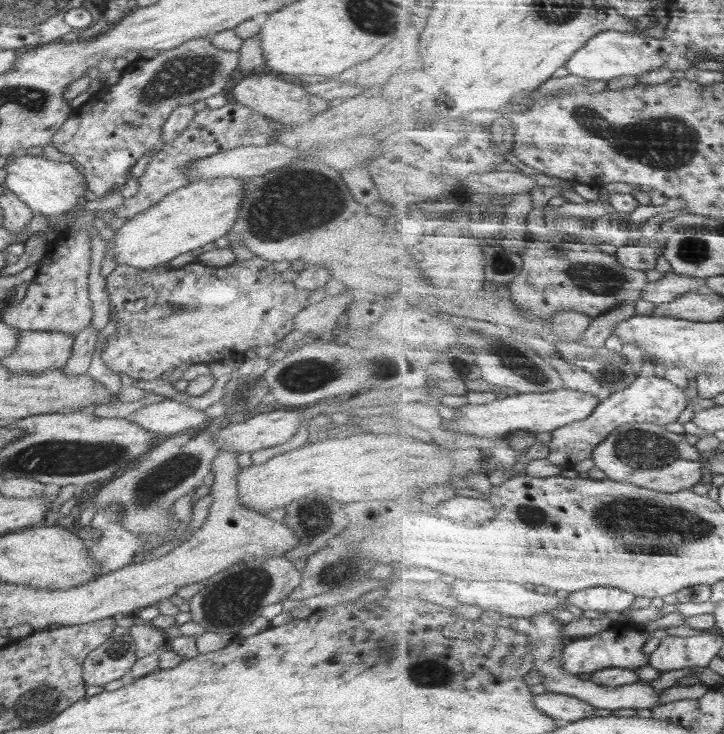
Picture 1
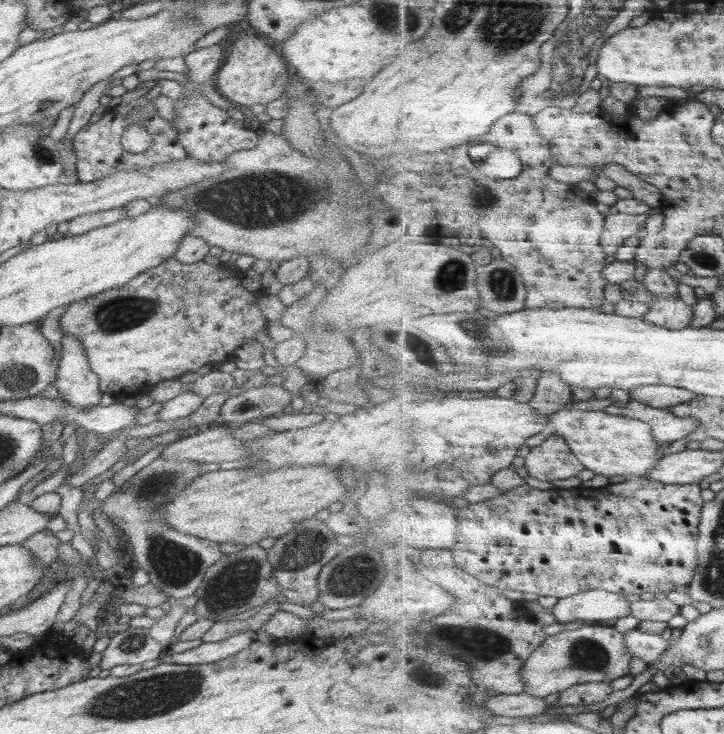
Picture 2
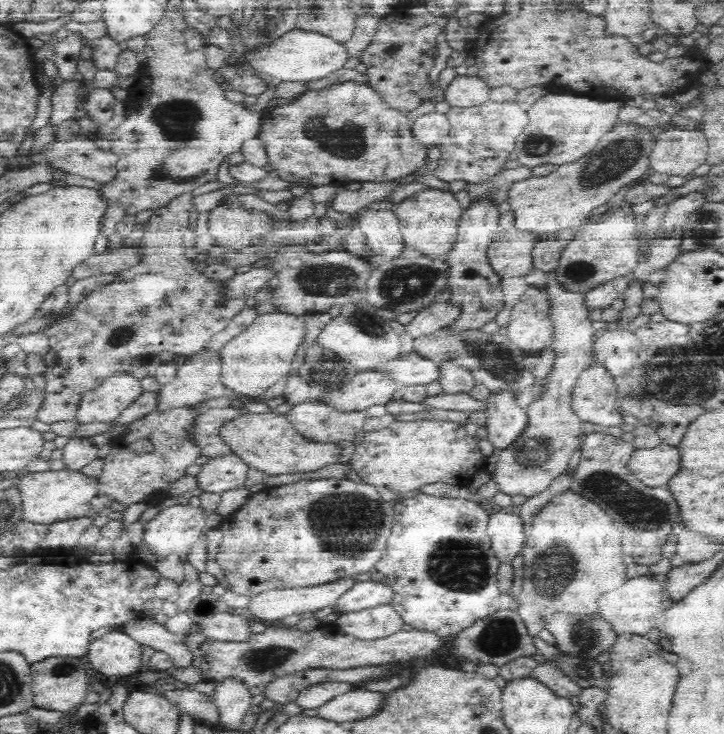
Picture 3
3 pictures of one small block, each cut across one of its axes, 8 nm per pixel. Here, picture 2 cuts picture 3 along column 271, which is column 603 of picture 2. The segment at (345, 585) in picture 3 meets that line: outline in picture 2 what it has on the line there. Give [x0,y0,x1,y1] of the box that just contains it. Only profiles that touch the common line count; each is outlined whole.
[552,589,631,623]

